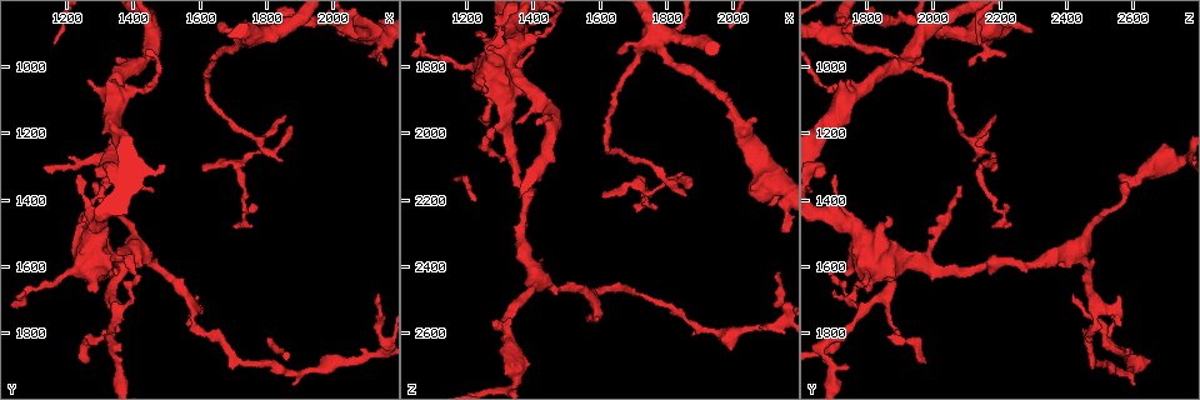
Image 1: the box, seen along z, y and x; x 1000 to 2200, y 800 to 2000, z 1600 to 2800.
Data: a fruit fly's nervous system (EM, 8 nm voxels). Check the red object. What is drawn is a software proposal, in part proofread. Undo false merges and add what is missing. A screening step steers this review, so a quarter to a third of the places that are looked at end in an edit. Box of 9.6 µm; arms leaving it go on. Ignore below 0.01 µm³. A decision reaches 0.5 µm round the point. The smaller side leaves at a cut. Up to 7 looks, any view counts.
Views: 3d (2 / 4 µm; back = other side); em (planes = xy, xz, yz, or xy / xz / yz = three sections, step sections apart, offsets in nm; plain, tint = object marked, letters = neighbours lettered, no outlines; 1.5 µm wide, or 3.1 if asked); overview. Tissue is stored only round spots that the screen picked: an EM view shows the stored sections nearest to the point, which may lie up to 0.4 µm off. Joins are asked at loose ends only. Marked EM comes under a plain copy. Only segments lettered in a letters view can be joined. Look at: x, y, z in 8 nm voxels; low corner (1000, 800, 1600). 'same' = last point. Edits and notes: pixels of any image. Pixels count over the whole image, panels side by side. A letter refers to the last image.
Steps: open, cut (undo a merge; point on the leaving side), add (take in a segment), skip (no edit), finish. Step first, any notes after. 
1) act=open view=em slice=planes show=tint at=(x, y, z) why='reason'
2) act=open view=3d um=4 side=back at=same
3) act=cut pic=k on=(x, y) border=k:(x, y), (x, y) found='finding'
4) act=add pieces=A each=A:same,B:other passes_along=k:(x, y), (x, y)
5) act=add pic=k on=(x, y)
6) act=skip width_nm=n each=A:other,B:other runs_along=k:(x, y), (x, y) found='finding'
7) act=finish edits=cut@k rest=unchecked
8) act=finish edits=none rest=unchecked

act=open view=em slice=planes show=letters at=(2110, 960, 2210) why='branch stops here'

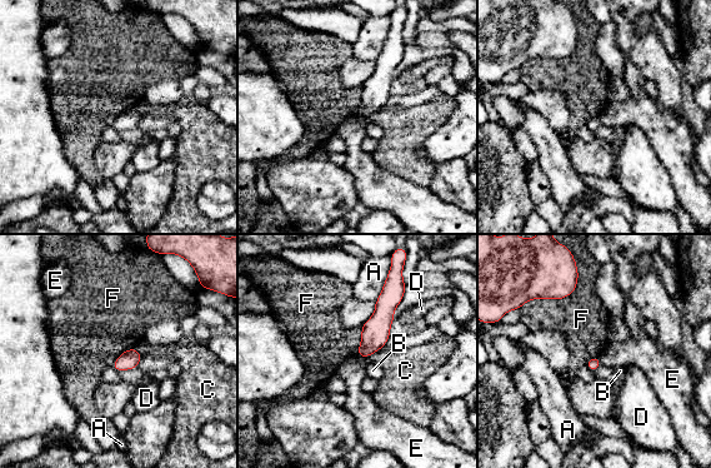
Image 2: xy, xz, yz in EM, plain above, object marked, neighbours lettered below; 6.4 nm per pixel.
act=skip each=A:other,B:other,C:other,D:other,E:other,F:other runs_along=2:(396, 283), (375, 334), (361, 353) found='no lettered segment goes on from it'

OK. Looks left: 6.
act=open view=em slice=planes show=tint at=(1380, 1620, 1890) why='branch stops here'

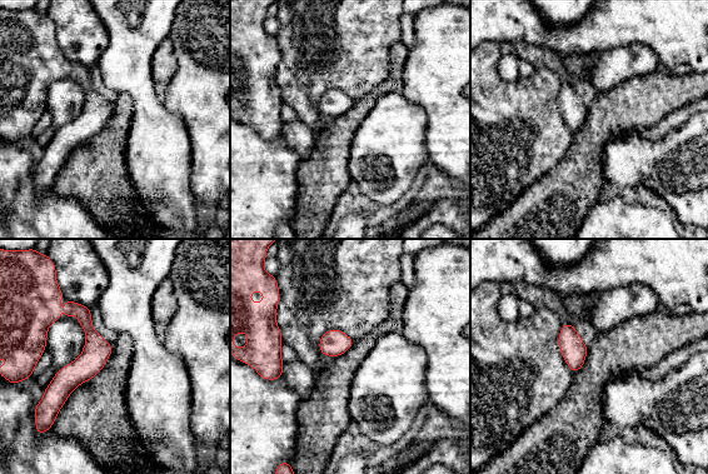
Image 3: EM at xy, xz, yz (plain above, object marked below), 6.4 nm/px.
act=open view=em slice=planes show=letters at=same why='what lies round it'

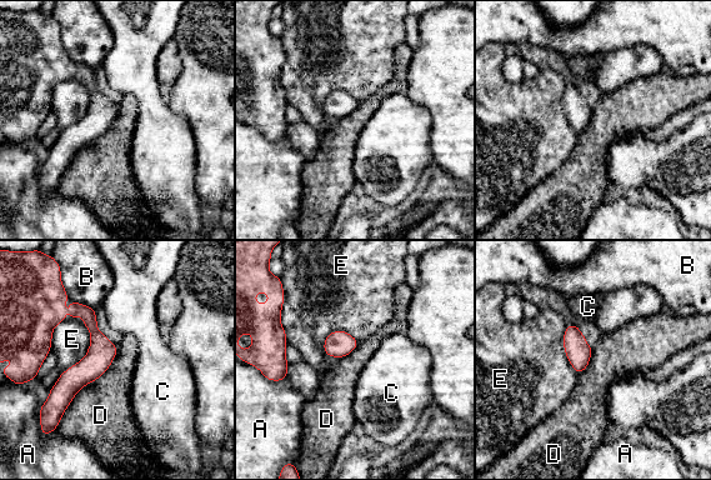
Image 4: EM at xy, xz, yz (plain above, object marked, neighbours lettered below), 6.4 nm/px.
act=skip each=A:other,B:other,C:other,D:other,E:other found='none of them fits'

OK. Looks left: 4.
act=open view=em slice=planes show=letters at=(1360, 1910, 1740) why='an open end'

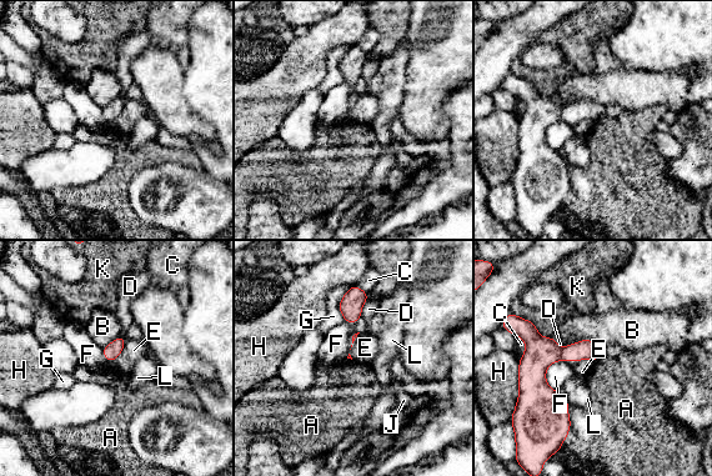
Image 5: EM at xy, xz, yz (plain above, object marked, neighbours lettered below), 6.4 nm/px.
act=skip each=A:other,B:other,C:other,D:other,E:other,F:other,G:other,H:other,J:other,K:other,L:other found='no lettered segment goes on from it'

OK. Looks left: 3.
act=finish edits=none rest=unchecked

